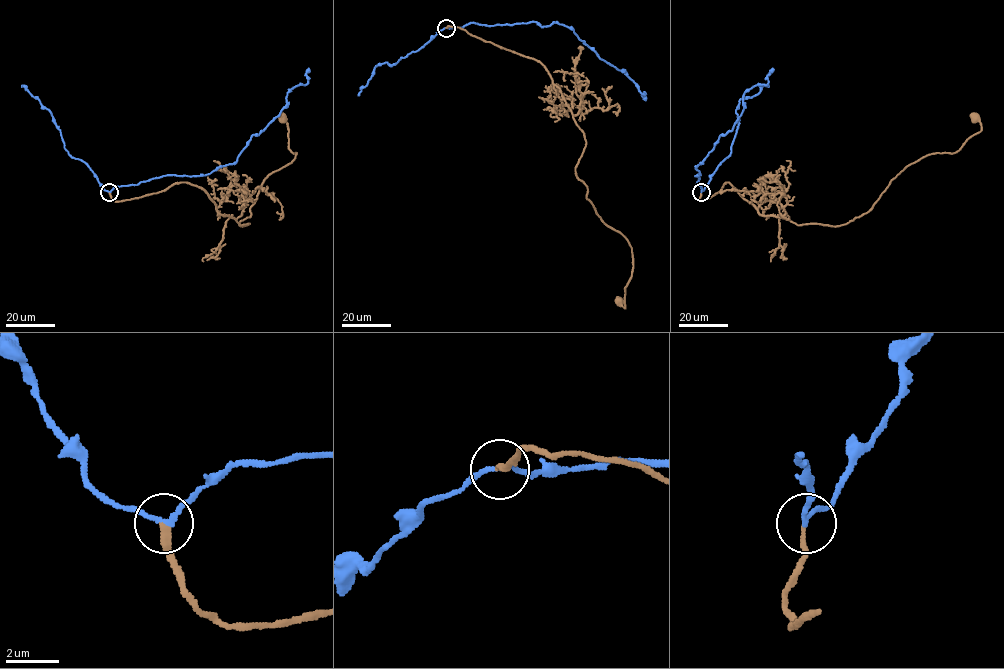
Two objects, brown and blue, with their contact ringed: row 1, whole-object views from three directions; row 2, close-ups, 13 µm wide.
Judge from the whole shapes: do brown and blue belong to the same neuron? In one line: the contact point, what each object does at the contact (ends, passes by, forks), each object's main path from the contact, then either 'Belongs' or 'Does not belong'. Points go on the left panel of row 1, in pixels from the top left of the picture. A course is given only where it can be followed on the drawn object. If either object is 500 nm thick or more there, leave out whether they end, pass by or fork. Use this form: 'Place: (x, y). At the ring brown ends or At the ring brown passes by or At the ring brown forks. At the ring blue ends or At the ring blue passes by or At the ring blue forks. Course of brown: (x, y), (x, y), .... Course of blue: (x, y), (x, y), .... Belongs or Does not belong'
Place: (109, 192). At the ring brown ends. At the ring blue passes by. Course of brown: (110, 192), (122, 201), (187, 182), (221, 214), (249, 223), (239, 224), (263, 181), (296, 155), (283, 117). Course of blue: (110, 192), (164, 175), (205, 175), (234, 163), (250, 138), (286, 105), (287, 94), (307, 83), (309, 68). Belongs

